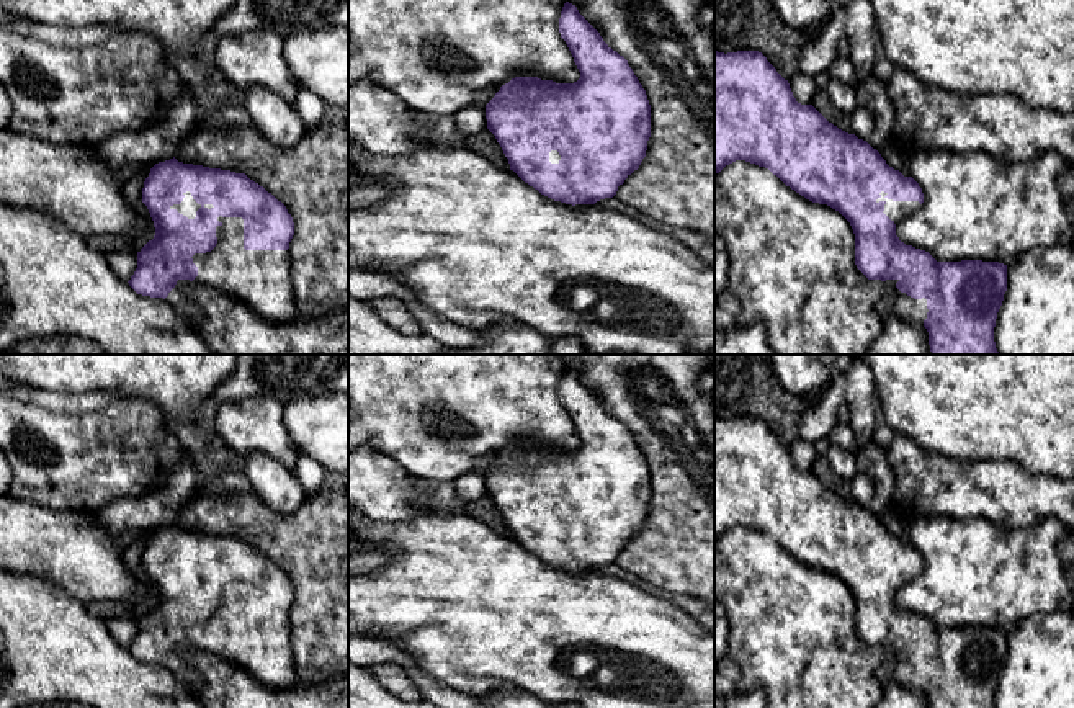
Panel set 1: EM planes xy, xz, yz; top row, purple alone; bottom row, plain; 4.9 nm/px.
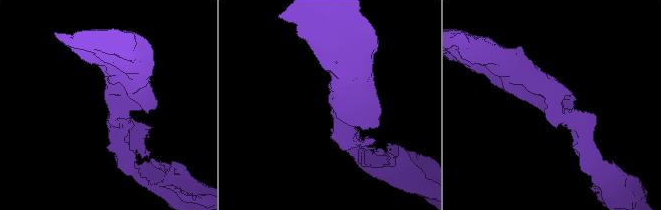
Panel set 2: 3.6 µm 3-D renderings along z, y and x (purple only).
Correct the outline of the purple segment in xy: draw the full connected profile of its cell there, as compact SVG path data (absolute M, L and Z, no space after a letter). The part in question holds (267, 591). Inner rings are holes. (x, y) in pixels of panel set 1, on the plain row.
M173 523L150 535L142 569L155 602L137 618L137 634L128 648L137 661L163 664L191 685L195 674L185 652L203 649L230 661L262 685L283 688L298 682L288 620L293 584L281 567L245 540L183 530Z

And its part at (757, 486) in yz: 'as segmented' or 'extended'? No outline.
extended

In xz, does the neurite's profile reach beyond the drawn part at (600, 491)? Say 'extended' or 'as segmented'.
extended

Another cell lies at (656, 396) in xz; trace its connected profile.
M561 355L566 368L623 422L651 471L651 504L646 523L623 551L616 564L649 584L672 594L701 598L714 610L714 406L711 394L698 389L698 376L709 370L711 355Z

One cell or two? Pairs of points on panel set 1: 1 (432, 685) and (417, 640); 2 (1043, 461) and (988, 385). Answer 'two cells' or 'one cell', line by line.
1: two cells
2: one cell

